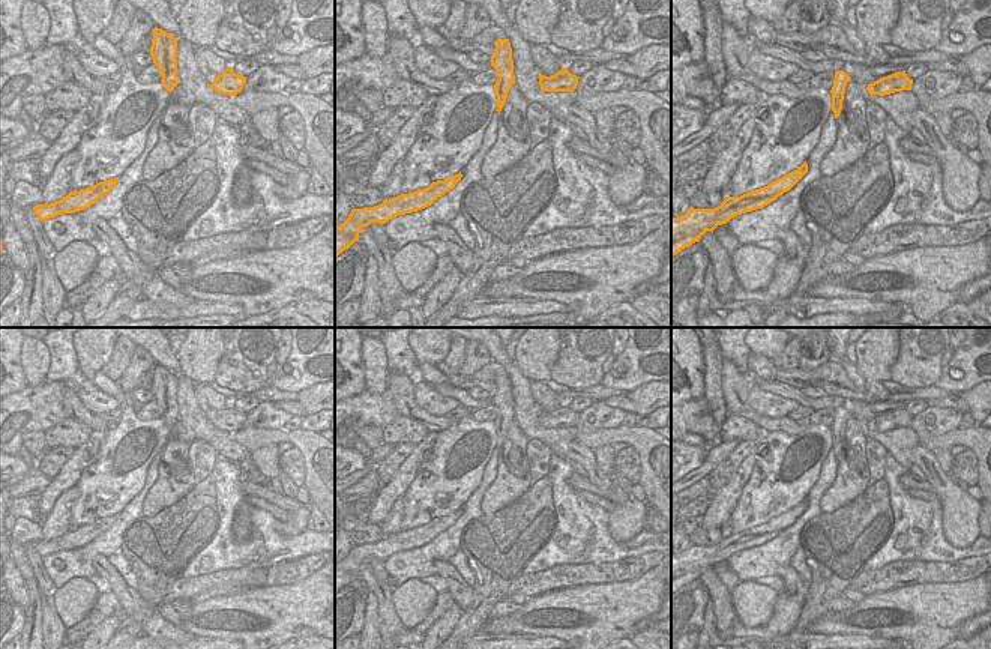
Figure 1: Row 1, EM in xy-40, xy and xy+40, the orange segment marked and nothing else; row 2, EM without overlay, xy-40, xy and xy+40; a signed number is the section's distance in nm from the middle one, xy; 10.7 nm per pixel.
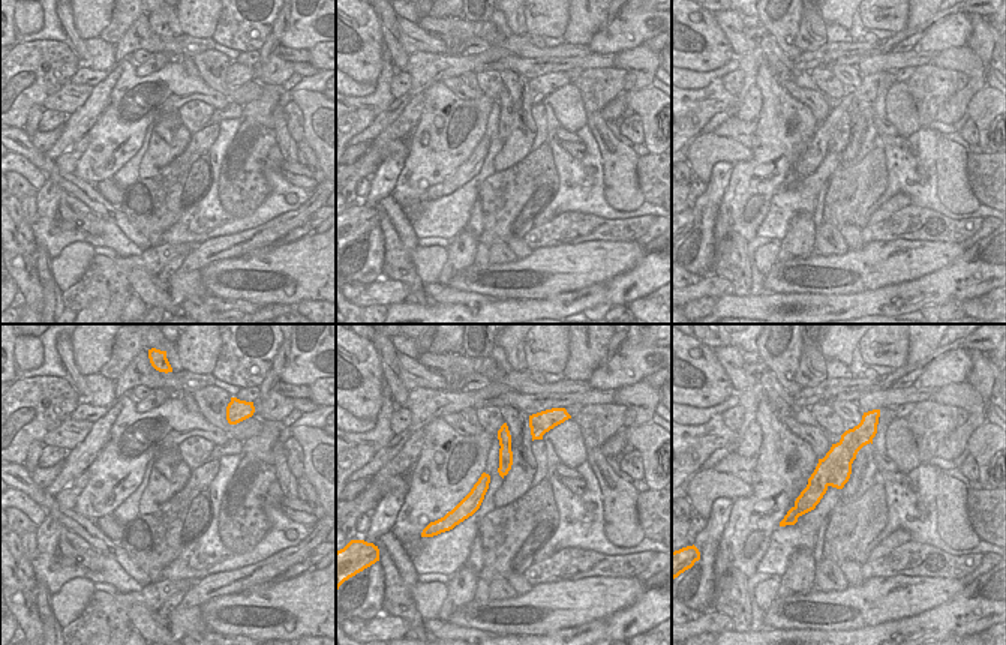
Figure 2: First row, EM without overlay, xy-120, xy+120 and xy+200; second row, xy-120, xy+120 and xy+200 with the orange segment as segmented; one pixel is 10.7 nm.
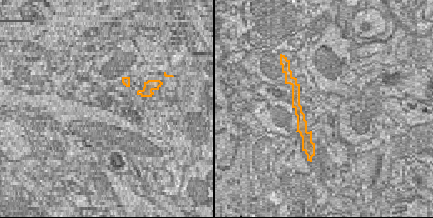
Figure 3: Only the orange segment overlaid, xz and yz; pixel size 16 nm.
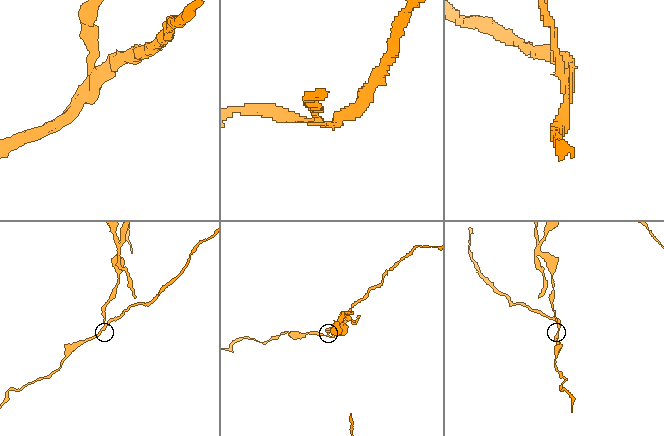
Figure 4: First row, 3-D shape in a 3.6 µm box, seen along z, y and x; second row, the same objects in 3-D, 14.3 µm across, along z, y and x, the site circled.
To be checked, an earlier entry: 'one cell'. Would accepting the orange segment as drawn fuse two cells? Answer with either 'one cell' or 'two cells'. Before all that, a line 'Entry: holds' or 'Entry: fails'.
Entry: fails
two cells

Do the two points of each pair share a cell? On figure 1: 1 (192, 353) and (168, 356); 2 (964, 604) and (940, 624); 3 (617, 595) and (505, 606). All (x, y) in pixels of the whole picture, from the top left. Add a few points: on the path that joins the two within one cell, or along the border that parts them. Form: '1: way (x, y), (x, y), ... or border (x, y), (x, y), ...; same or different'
1: border (176, 355), (180, 371); different
2: way (958, 606), (946, 618); same
3: border (523, 606), (511, 613), (493, 616); different

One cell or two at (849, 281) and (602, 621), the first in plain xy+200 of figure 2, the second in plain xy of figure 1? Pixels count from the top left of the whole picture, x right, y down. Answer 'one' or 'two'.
one

